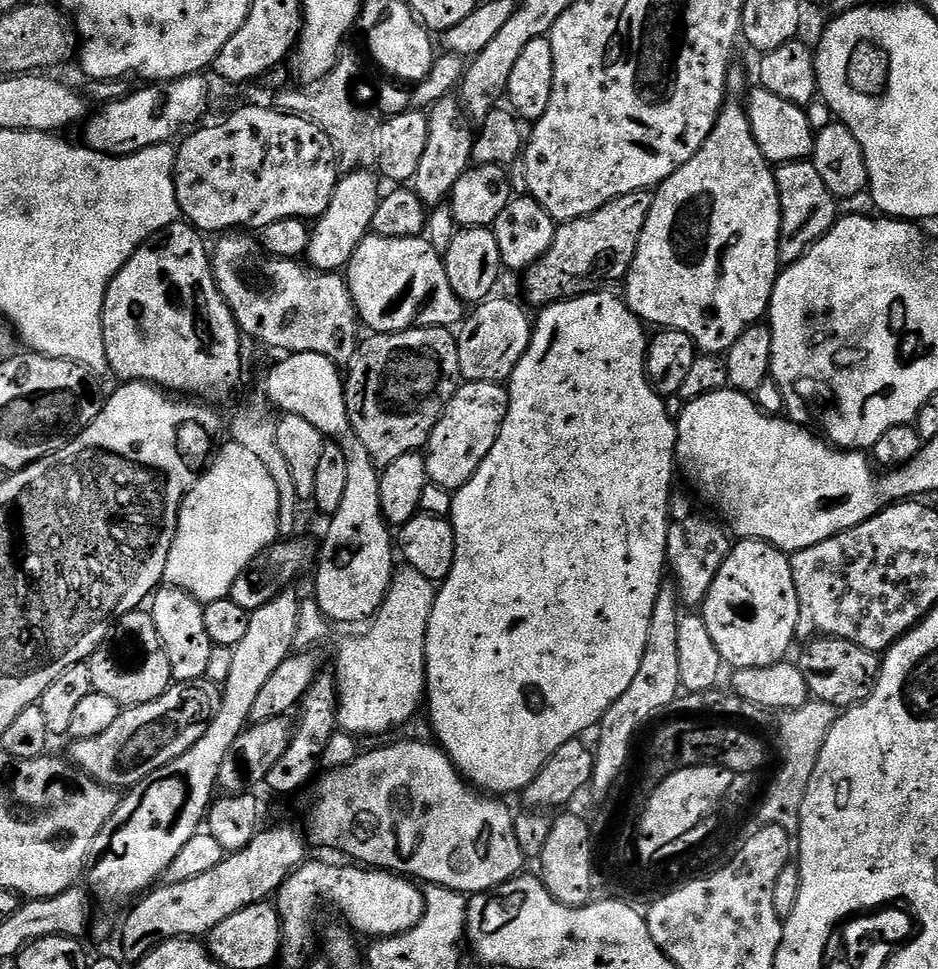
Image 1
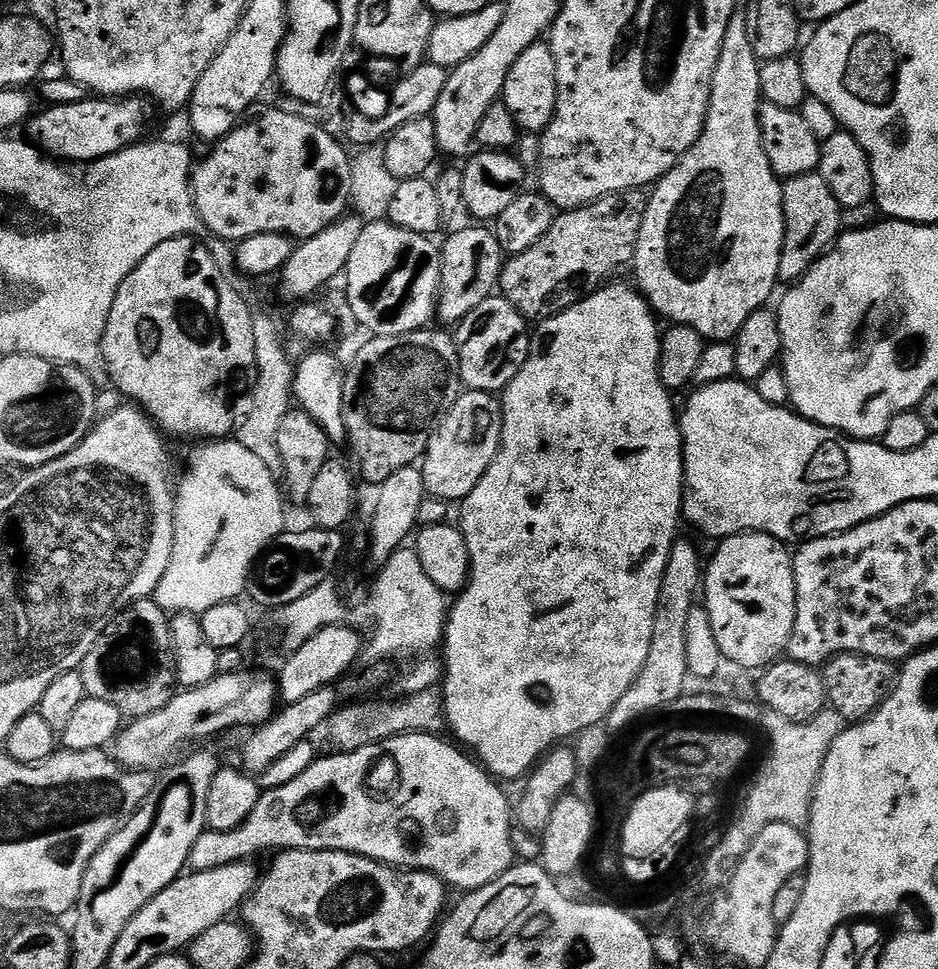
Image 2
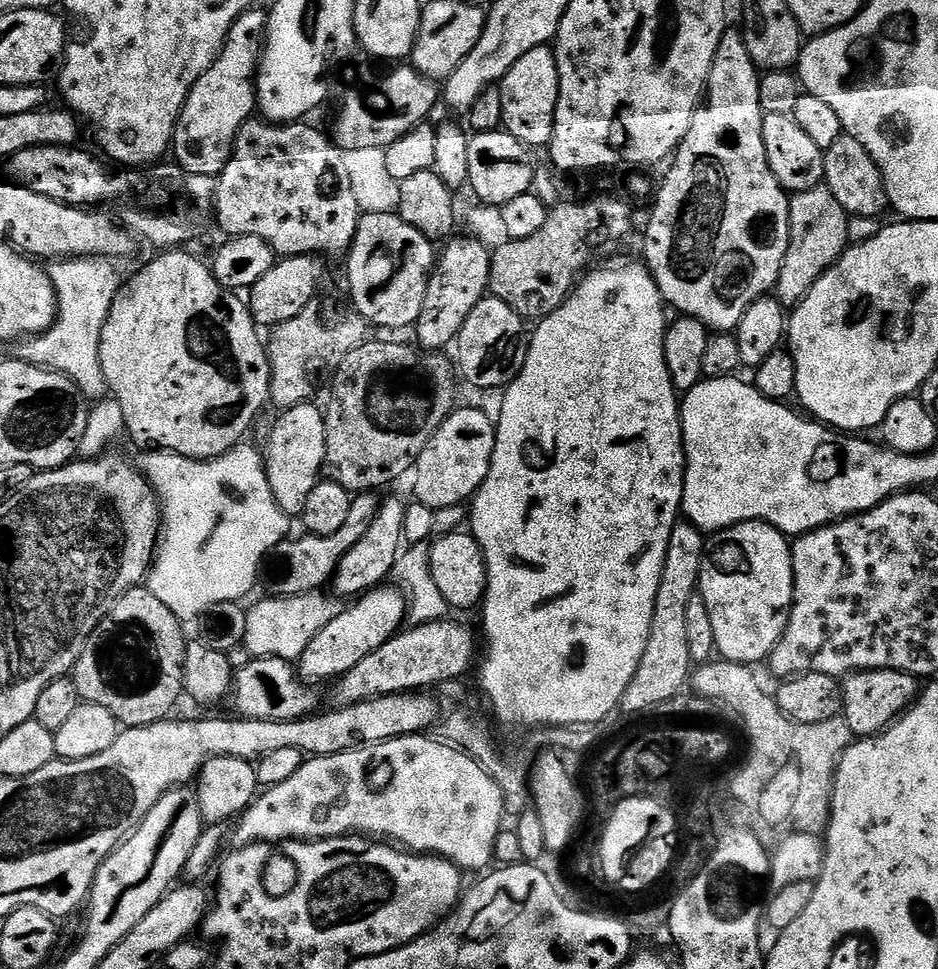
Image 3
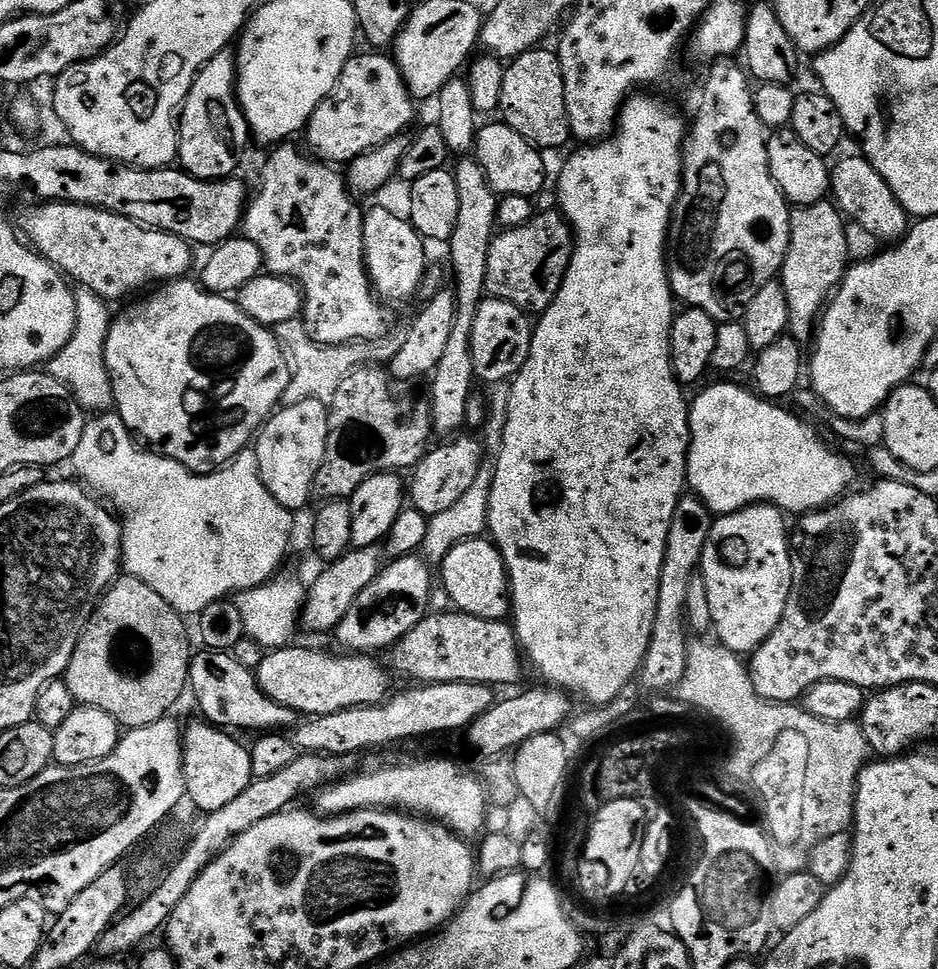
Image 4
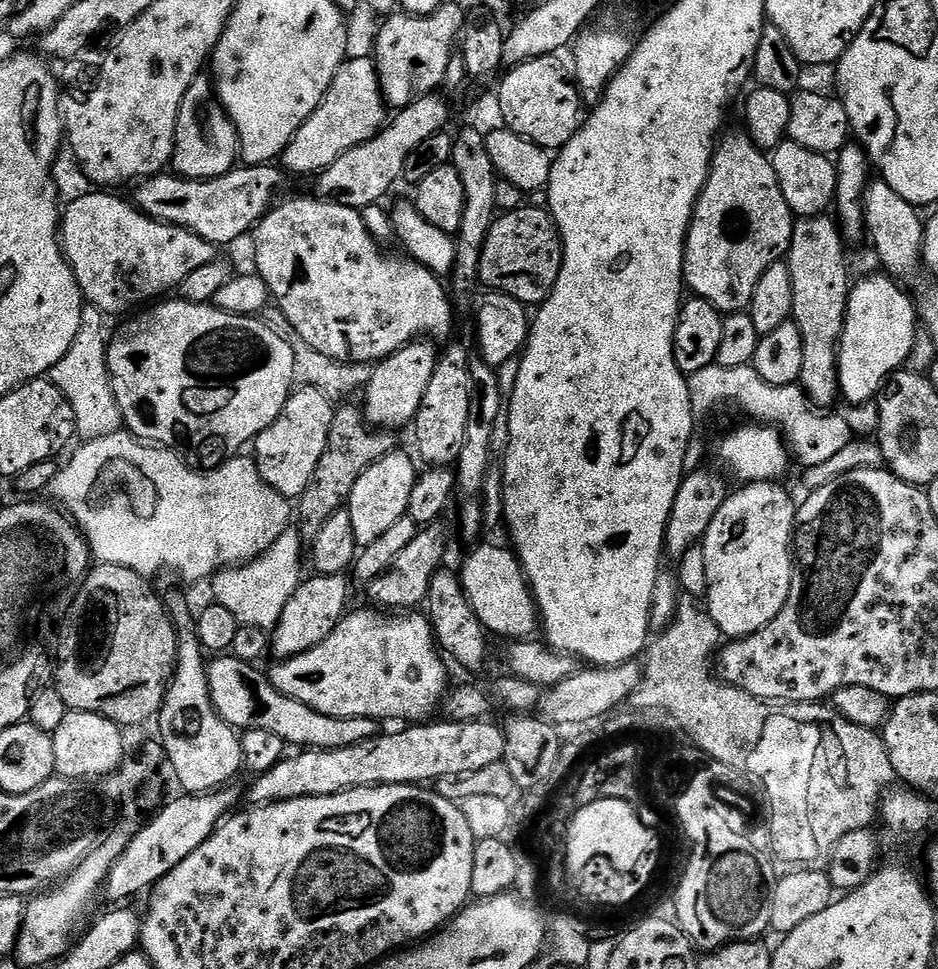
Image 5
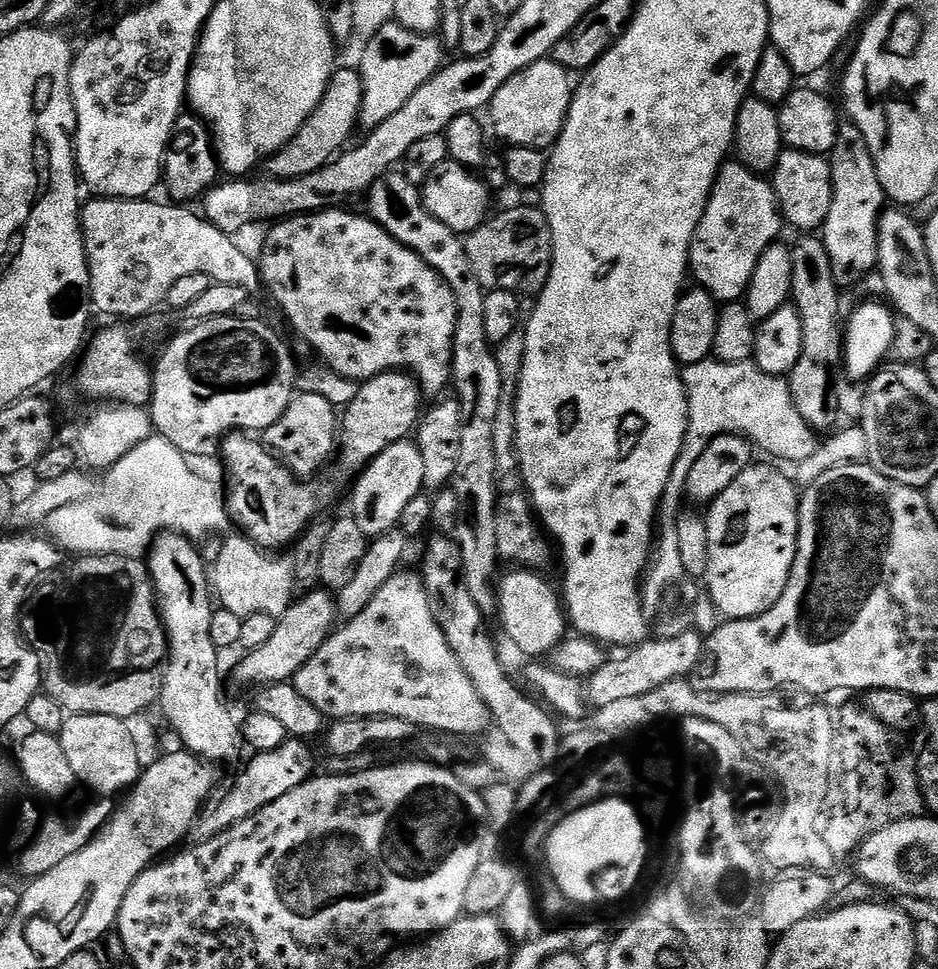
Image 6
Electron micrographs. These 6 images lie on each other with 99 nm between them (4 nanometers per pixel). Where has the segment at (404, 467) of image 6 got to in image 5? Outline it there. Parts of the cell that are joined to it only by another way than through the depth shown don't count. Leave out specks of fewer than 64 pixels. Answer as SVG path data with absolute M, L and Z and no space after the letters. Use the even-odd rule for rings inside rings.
M400 451L388 452L378 462L369 466L358 478L358 482L354 482L354 490L350 494L346 510L350 514L350 522L354 522L354 536L357 545L363 546L376 541L408 511L410 490L414 490L418 464L411 455L408 457L406 453Z

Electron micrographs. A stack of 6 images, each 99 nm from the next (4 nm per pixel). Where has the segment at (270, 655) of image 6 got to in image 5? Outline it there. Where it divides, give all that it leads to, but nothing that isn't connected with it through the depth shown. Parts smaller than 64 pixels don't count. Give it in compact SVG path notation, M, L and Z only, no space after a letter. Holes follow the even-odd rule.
M312 574L312 577L301 582L296 593L286 602L286 608L282 611L280 623L274 629L274 635L270 640L270 648L273 653L277 652L277 657L287 658L289 656L297 656L306 650L310 650L314 646L318 646L325 640L344 619L349 611L348 605L348 579L347 575L339 576L322 576Z

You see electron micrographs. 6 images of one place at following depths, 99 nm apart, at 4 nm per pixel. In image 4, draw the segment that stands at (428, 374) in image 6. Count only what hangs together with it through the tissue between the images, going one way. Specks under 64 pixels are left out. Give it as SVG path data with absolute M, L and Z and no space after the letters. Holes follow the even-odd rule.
M285 142L271 149L272 157L264 164L264 169L260 172L260 193L253 195L247 201L242 219L243 239L254 242L264 259L264 268L271 275L287 276L289 280L295 280L300 286L300 291L304 293L304 307L302 309L302 327L314 338L314 342L319 344L352 344L355 340L379 340L381 336L387 336L390 331L388 324L388 312L383 303L378 299L369 279L368 269L364 267L364 212L356 209L356 204L351 200L350 189L345 177L340 176L335 167L325 164L315 158L303 156L296 152L295 143Z

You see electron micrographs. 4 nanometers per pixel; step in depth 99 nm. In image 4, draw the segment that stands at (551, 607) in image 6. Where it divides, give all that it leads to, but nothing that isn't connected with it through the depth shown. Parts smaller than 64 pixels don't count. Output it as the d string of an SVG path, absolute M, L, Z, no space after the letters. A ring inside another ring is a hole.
M491 539L458 542L438 567L438 580L451 600L451 607L474 618L503 620L510 612L508 569Z

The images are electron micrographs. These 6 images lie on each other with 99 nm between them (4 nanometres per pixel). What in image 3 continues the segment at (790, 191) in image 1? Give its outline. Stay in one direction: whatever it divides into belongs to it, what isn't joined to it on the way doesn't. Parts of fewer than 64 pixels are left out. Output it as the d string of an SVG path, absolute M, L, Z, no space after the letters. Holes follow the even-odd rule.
M823 183L814 186L814 190L802 190L795 193L788 201L788 245L786 258L782 262L782 270L778 270L778 282L774 295L785 309L791 310L800 303L806 294L810 294L810 286L818 282L818 278L830 266L840 261L845 248L849 247L847 224L849 214L838 206L838 198L830 194L828 185Z

